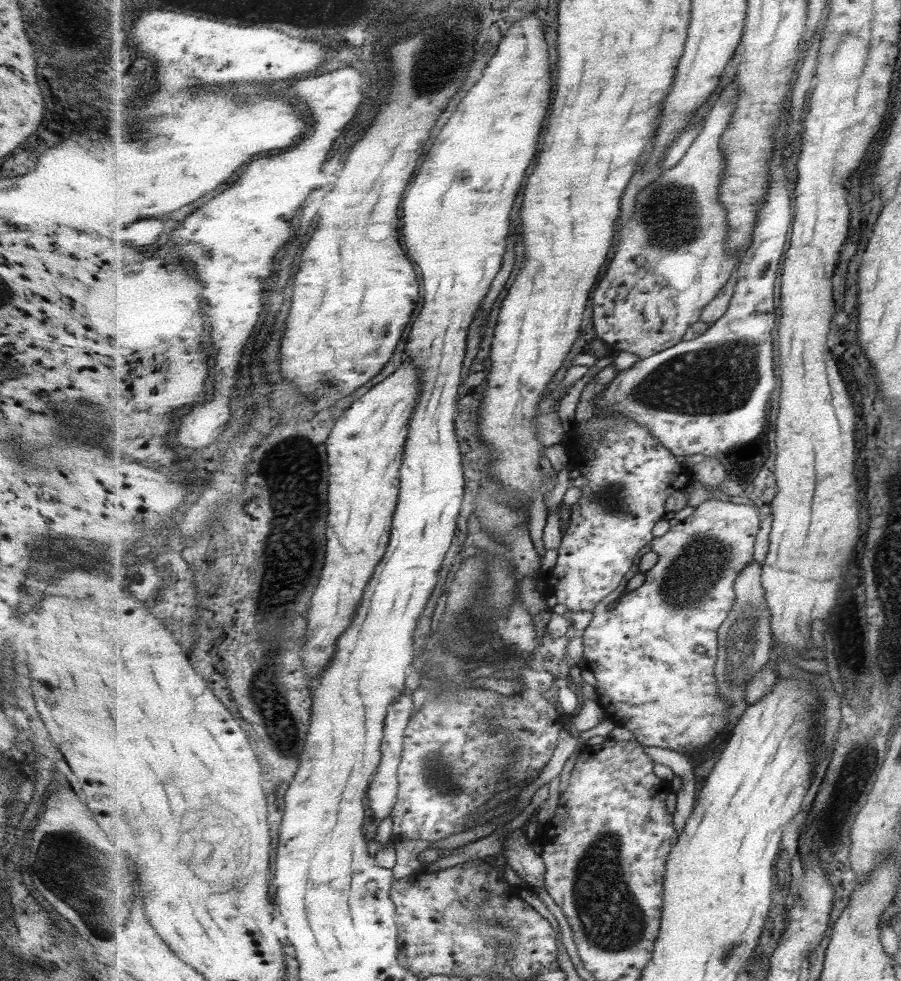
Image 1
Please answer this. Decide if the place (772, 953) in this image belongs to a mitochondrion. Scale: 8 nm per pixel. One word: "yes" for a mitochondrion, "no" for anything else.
no

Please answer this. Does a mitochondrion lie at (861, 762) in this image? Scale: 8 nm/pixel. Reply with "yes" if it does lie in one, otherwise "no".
yes

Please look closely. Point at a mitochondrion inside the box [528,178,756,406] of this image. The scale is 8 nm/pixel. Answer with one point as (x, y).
(683, 219)

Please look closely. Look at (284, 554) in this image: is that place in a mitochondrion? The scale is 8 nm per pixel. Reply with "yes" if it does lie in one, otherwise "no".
yes

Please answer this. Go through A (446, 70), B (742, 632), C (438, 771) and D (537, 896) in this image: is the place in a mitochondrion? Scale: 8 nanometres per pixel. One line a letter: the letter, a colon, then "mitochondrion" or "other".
A: mitochondrion
B: mitochondrion
C: mitochondrion
D: other

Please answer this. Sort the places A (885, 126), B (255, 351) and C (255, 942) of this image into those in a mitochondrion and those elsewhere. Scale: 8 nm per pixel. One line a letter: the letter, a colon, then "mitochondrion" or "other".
A: other
B: other
C: other

